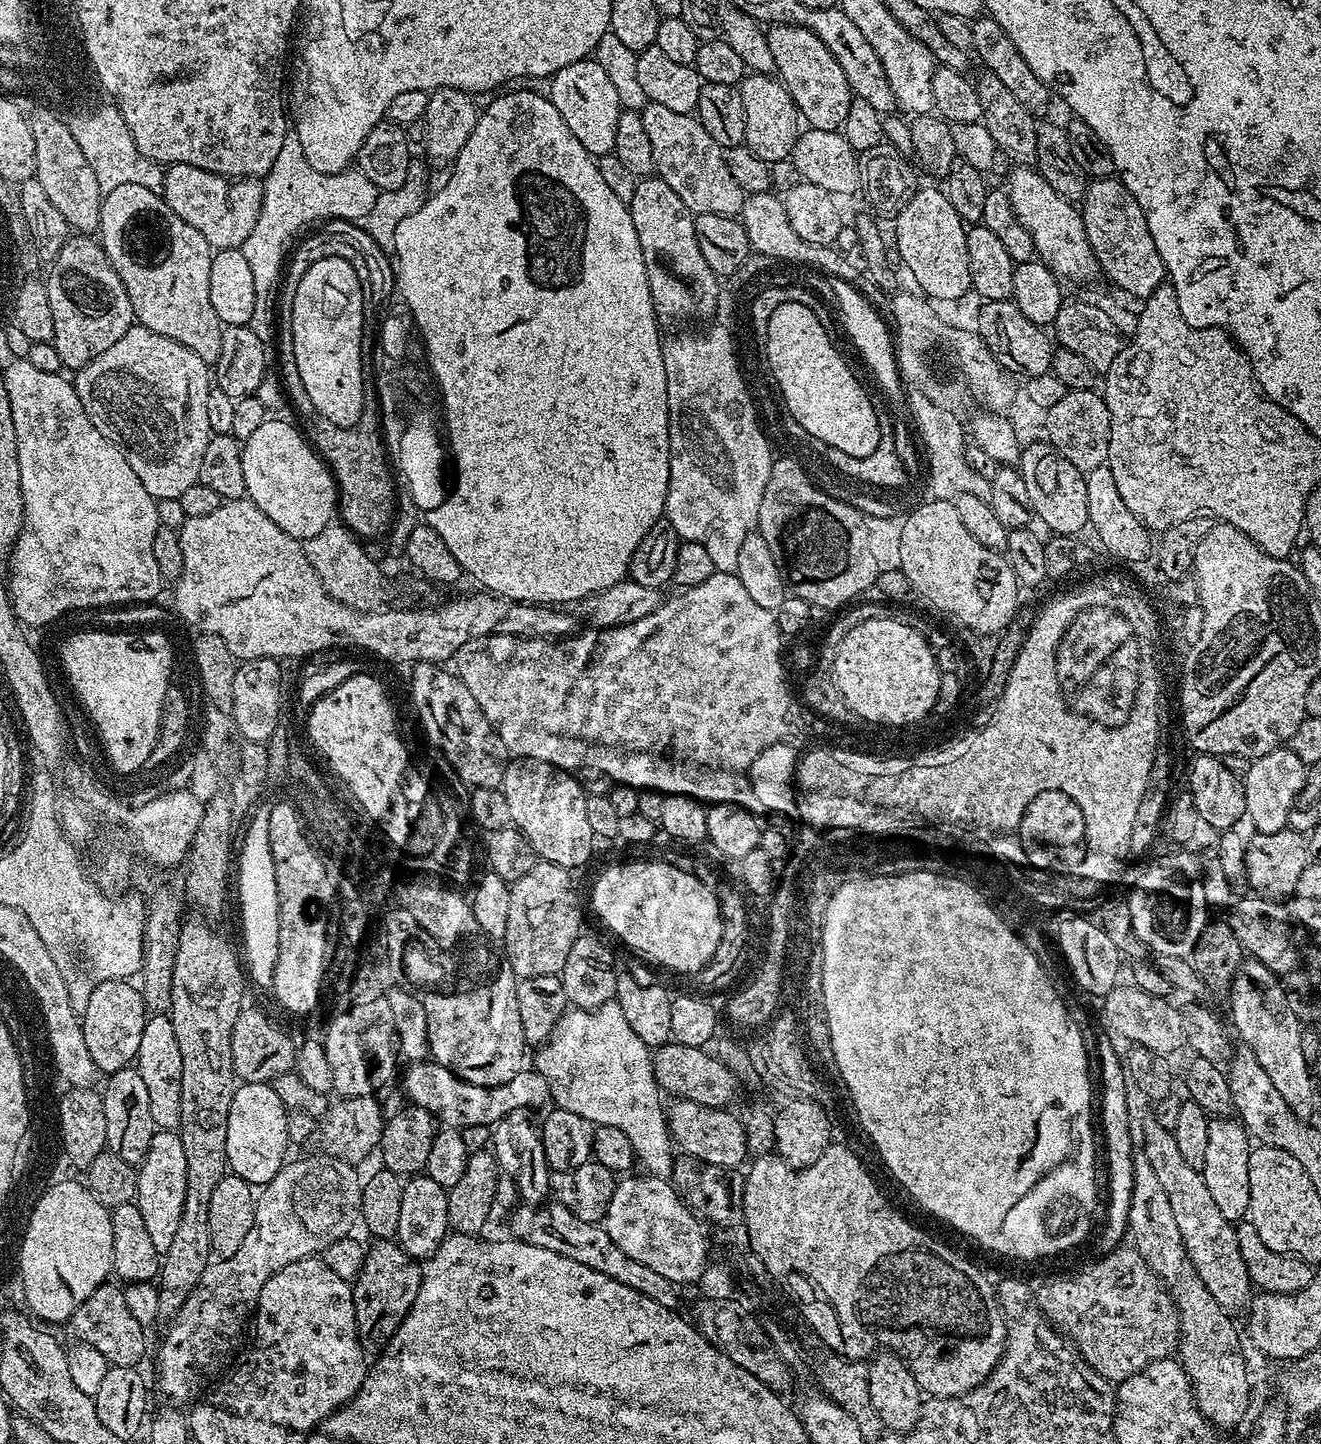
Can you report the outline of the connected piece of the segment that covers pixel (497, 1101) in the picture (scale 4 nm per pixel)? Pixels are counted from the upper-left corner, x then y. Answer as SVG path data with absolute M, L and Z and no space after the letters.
M435 1062L409 1063L404 1072L402 1092L415 1107L425 1108L435 1116L445 1128L465 1128L466 1126L494 1126L506 1114L514 1110L531 1108L540 1110L550 1100L550 1085L542 1074L535 1070L525 1070L514 1074L510 1082L502 1082L502 1086L474 1086L474 1082L466 1082L458 1078L446 1066Z

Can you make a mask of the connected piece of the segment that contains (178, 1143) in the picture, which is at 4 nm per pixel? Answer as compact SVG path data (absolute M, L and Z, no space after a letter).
M158 1130L150 1138L150 1150L138 1165L136 1174L136 1199L142 1210L146 1230L154 1246L162 1254L170 1250L170 1241L178 1230L178 1218L182 1218L182 1202L186 1186L186 1150L182 1150L182 1138L176 1130Z

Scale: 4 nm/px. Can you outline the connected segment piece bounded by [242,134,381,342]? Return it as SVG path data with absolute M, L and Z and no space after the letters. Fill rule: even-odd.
M294 134L288 135L274 158L267 176L263 177L262 210L250 238L242 245L246 262L254 273L254 314L250 327L258 338L265 342L273 339L276 331L277 293L286 271L286 261L294 245L309 231L311 224L319 220L356 220L363 222L381 194L380 188L359 170L338 174L322 174L306 162L302 154L302 142ZM308 228L308 229L307 229Z

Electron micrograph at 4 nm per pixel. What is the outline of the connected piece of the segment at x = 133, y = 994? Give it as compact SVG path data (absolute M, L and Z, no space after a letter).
M107 980L96 985L90 1002L80 1016L82 1034L86 1038L86 1050L94 1058L97 1073L111 1074L129 1067L138 1054L142 1042L142 1030L150 1013L144 1005L139 987L128 980Z

